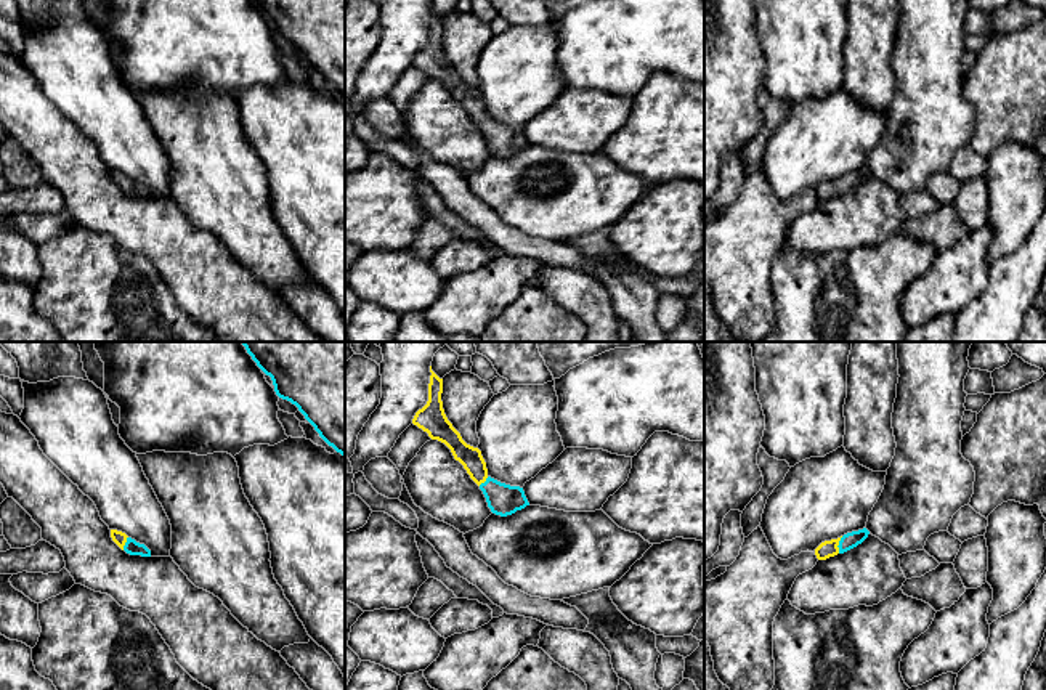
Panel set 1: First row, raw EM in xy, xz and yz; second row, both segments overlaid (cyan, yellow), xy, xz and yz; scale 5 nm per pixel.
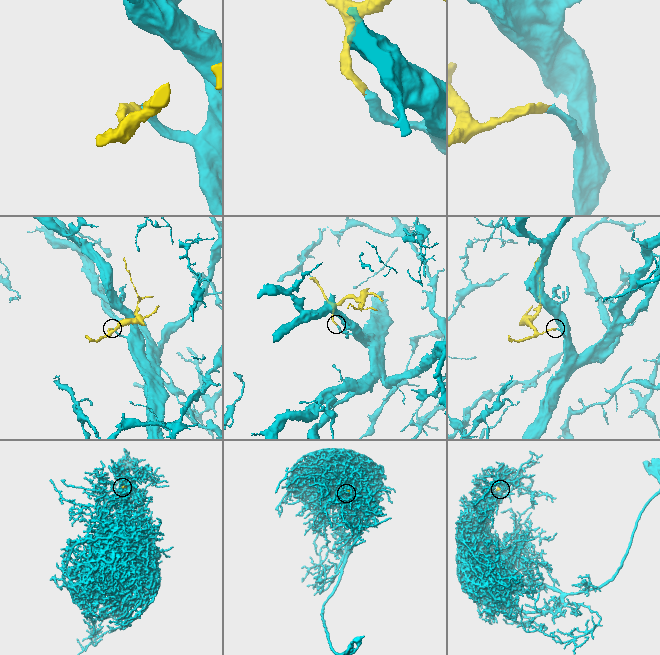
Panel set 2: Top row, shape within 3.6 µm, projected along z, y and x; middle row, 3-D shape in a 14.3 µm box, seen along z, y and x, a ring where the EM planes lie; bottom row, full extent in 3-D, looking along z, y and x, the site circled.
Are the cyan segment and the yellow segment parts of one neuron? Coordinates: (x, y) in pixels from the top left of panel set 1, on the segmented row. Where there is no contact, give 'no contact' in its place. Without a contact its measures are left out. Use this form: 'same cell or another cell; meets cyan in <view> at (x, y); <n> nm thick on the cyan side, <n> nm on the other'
same cell; meets cyan in yz at (839, 544); 80 nm thick on the cyan side, 90 nm on the other

